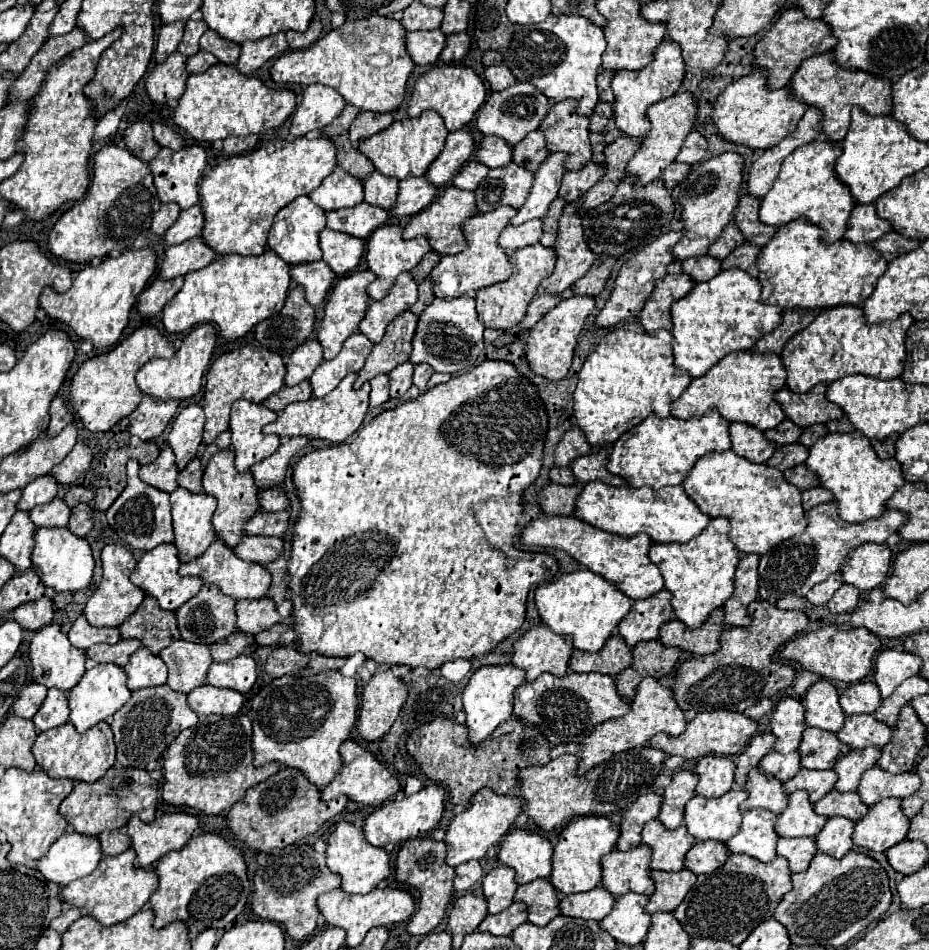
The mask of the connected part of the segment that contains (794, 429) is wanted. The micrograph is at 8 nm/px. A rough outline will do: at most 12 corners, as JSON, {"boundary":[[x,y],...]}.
{"boundary":[[790,419],[768,429],[766,437],[778,445],[796,443],[804,429]]}

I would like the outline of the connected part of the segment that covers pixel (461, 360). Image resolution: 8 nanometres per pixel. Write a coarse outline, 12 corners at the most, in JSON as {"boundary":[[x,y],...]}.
{"boundary":[[434,299],[410,363],[464,373],[484,347],[476,301]]}

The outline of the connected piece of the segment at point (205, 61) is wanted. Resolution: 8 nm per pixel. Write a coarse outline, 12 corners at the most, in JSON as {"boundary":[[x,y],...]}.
{"boundary":[[198,51],[188,57],[186,71],[204,73],[218,59],[212,53]]}

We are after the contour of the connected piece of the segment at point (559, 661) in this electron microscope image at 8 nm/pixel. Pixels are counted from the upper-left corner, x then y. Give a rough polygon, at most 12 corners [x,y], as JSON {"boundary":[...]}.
{"boundary":[[546,625],[514,643],[526,681],[564,677],[574,645]]}

